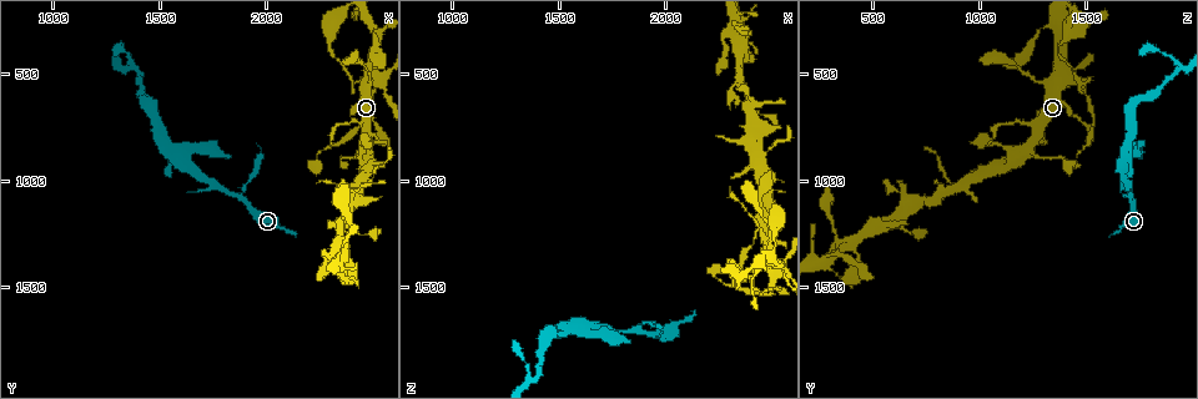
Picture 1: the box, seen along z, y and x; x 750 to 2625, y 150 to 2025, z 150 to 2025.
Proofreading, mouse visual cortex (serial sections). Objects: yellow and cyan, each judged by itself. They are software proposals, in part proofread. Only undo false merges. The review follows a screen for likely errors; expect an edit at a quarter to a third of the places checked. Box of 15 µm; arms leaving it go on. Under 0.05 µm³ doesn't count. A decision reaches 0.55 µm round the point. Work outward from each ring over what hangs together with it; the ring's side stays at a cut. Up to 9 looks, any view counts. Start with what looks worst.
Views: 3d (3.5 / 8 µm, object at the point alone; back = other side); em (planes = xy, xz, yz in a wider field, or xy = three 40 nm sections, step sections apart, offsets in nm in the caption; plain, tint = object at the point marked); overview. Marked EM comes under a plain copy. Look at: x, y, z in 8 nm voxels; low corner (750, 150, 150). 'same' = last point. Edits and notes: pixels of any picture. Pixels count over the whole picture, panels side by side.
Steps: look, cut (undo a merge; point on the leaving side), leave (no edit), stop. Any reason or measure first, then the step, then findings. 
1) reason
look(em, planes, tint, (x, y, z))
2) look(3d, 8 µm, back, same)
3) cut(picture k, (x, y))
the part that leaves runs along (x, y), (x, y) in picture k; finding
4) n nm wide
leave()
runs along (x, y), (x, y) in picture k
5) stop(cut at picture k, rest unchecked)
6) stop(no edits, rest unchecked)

sudden change in width
look(3d, 3.5 µm, (2510, 580, 1480))

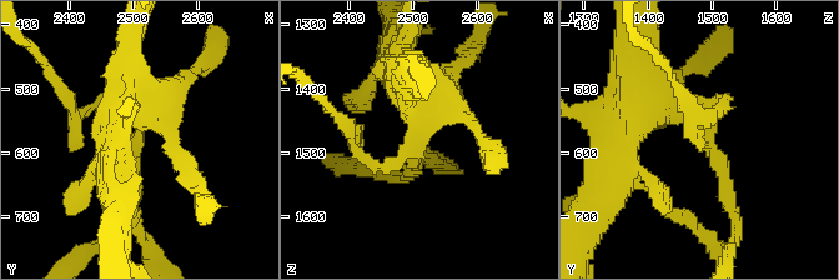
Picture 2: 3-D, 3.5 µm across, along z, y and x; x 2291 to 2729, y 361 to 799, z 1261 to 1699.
look(em, planes, tint, (2510, 575, 1490))

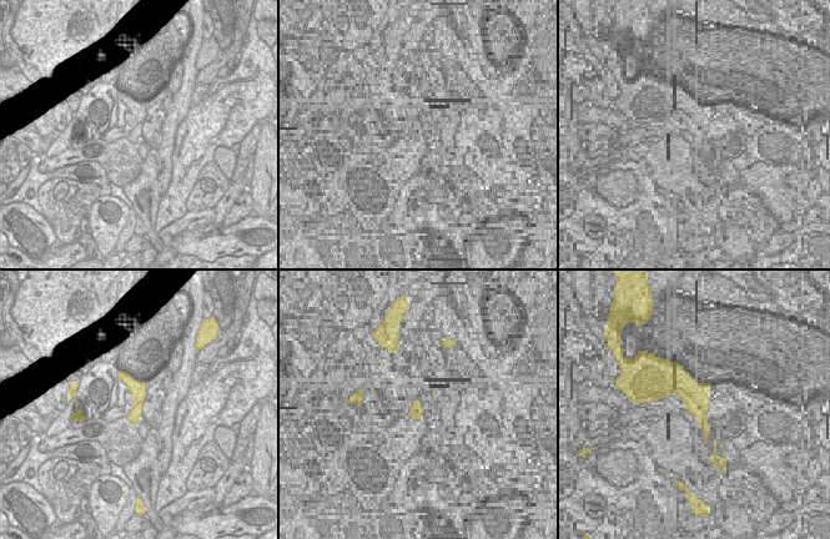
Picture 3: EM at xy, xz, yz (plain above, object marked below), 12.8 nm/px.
another direction
look(em, xy, step 1, tint, same)

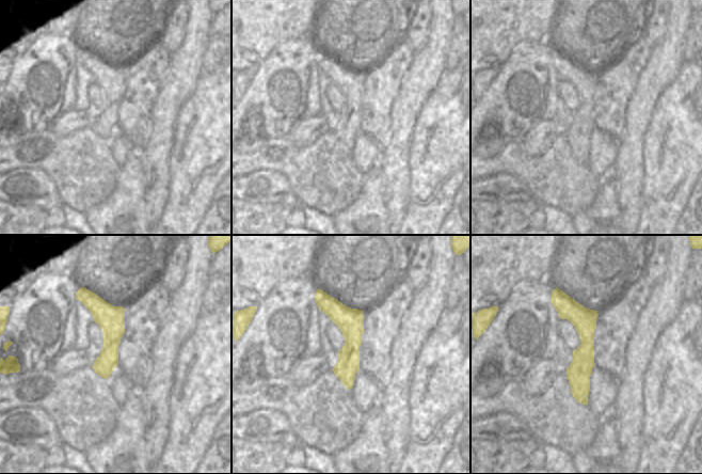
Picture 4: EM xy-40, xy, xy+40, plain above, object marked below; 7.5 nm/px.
cut(picture 2, (726, 100))
the part that leaves runs along (694, 116), (717, 158), (739, 228) in picture 2; a second cell is stuck on

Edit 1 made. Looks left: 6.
calibre changes
look(3d, 3.5 µm, (1880, 1080, 1720))

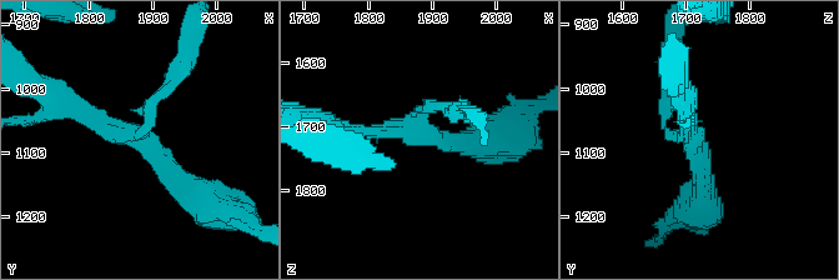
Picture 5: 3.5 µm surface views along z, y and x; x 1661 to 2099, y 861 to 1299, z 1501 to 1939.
3 arms; arms of 150, 150, 300 nm; now the EM
look(em, xy, step 2, tint, (1880, 1080, 1705))

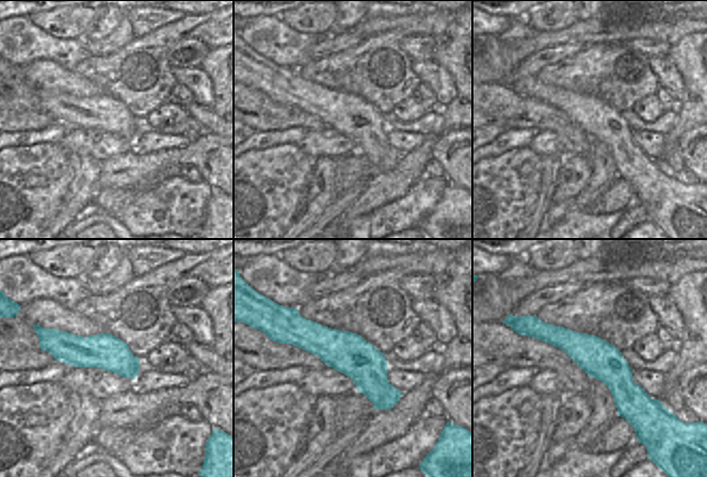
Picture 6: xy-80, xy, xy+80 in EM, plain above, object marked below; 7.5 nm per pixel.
cut(picture 5, (169, 86))
the part that leaves runs along (144, 123), (194, 34) in picture 5; a second cell is stuck on

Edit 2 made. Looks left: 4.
four or more arms meet
look(3d, 3.5 µm, (2510, 280, 1380))

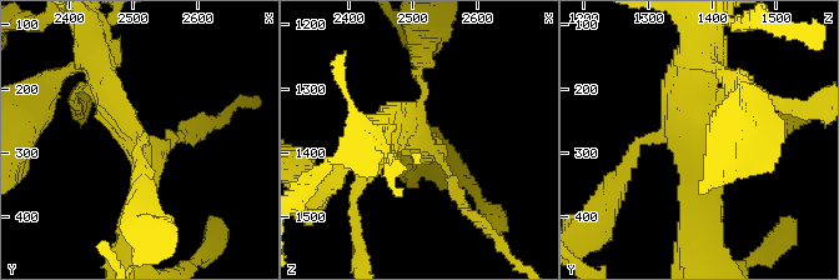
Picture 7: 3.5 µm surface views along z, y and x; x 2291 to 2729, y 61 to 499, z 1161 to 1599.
shape alone is not enough
look(em, xy, step 1, tint, (2500, 285, 1370))

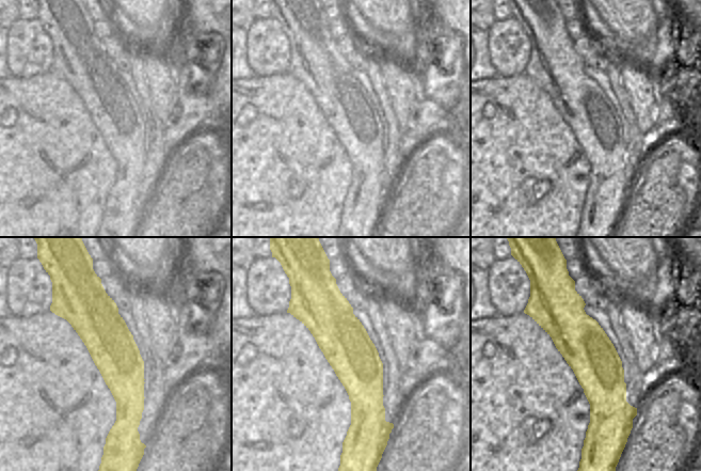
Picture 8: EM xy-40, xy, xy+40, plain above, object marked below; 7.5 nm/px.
another direction
look(em, xy, step 3, tint, same)

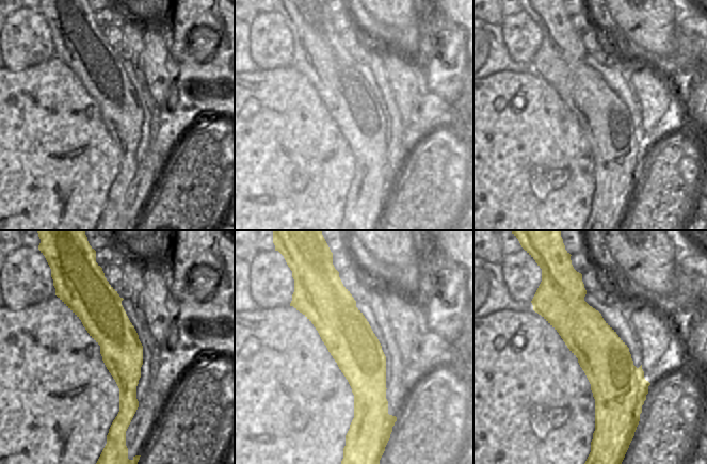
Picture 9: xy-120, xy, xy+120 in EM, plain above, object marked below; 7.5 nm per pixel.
leave()
continuous, no second cell

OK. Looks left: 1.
stop(cut at picture 2, cut at picture 5, rest unchecked)

